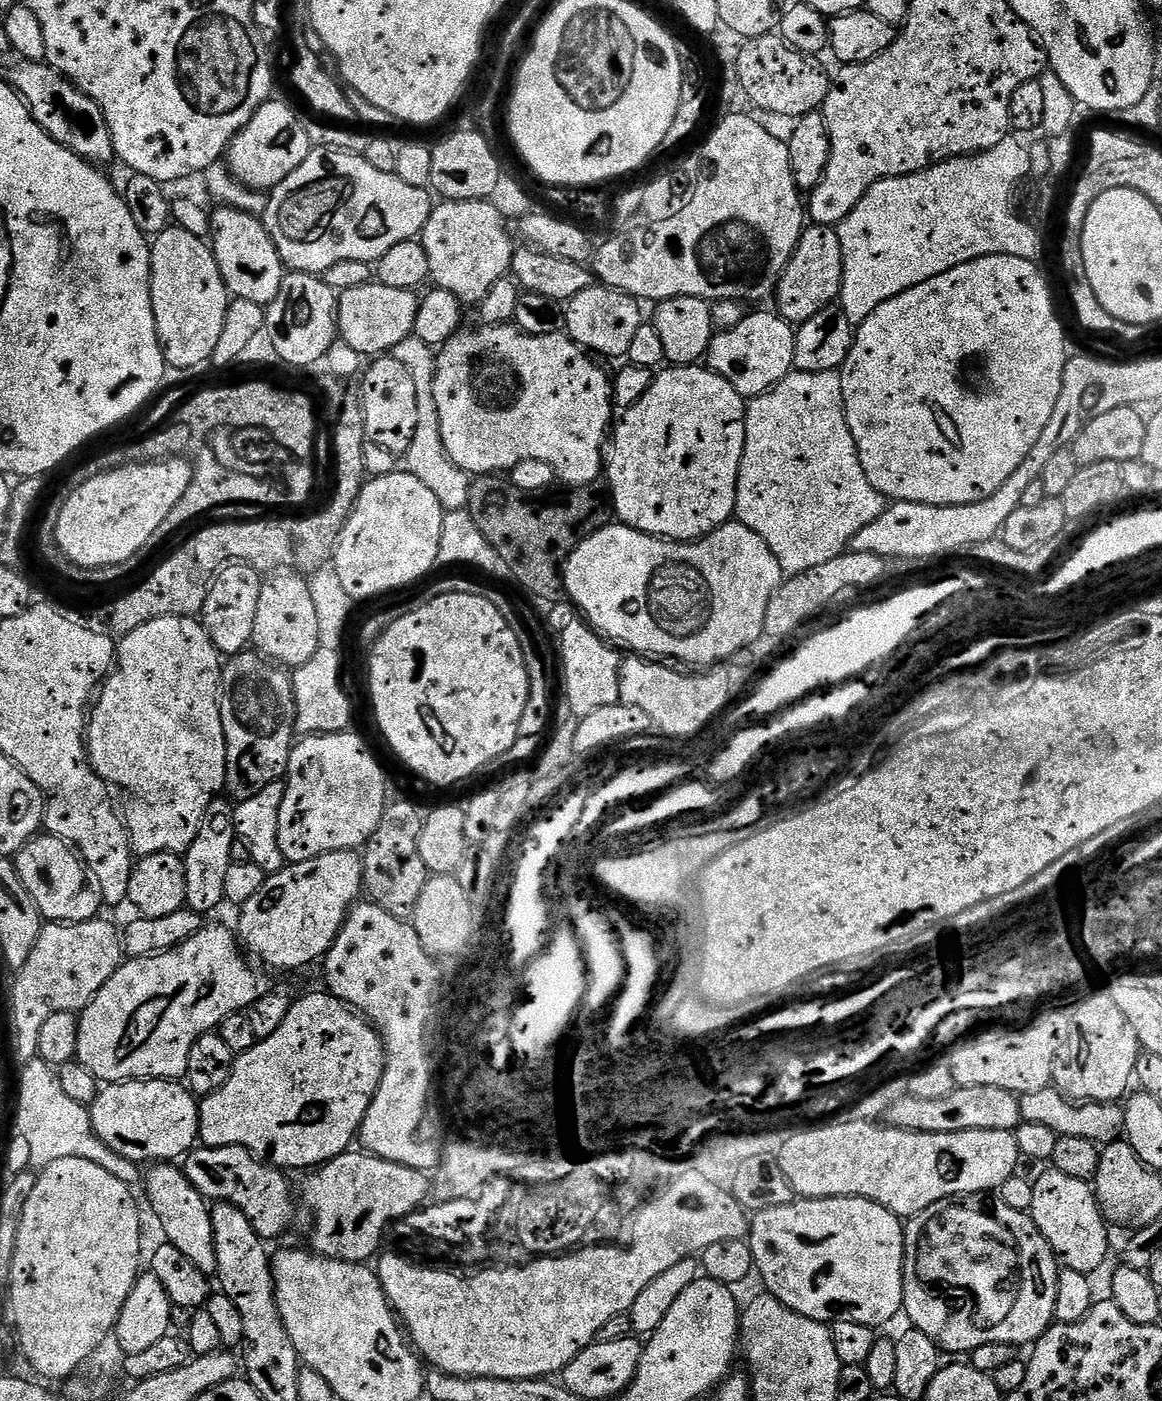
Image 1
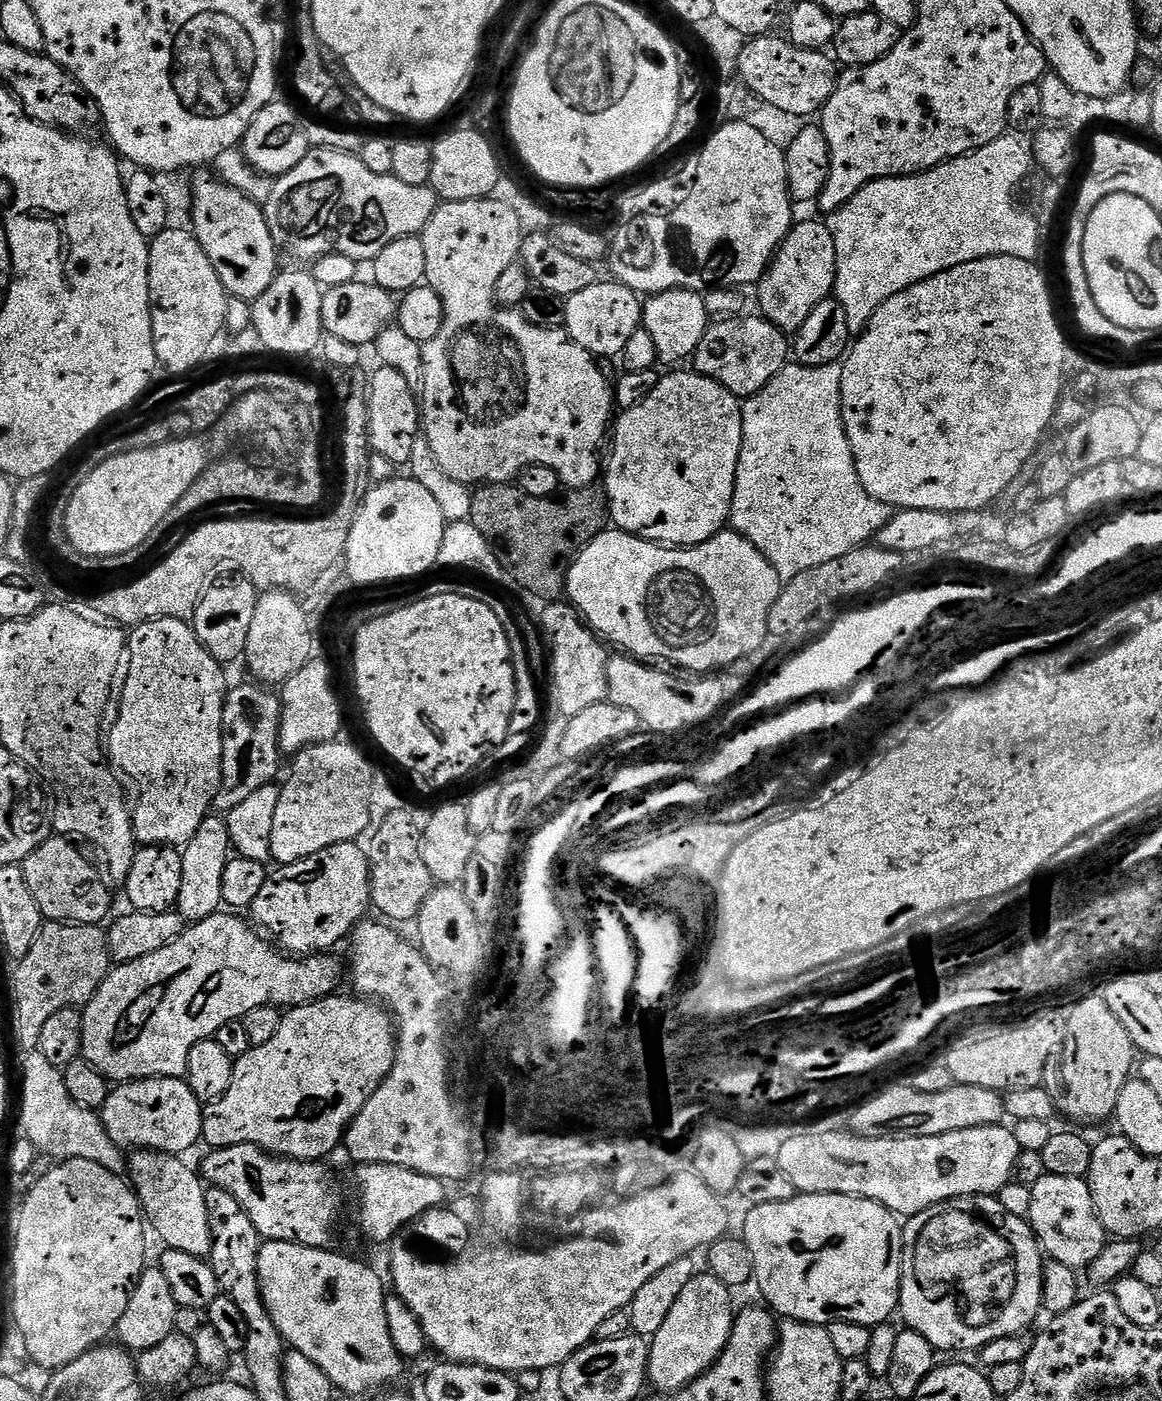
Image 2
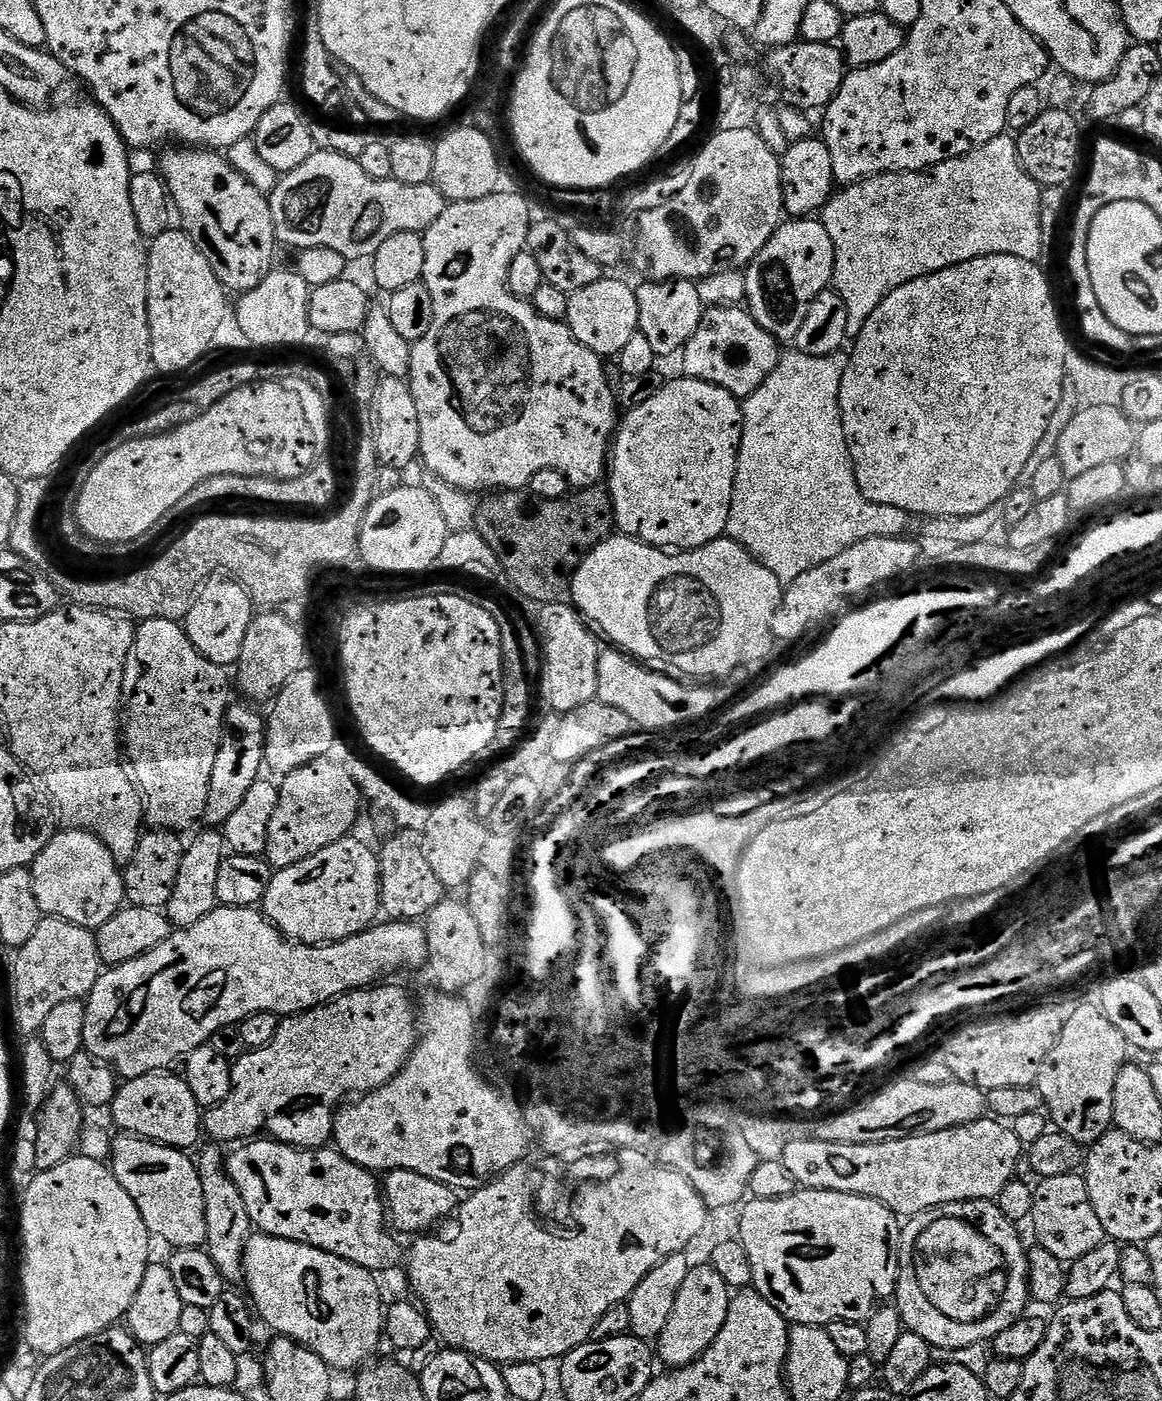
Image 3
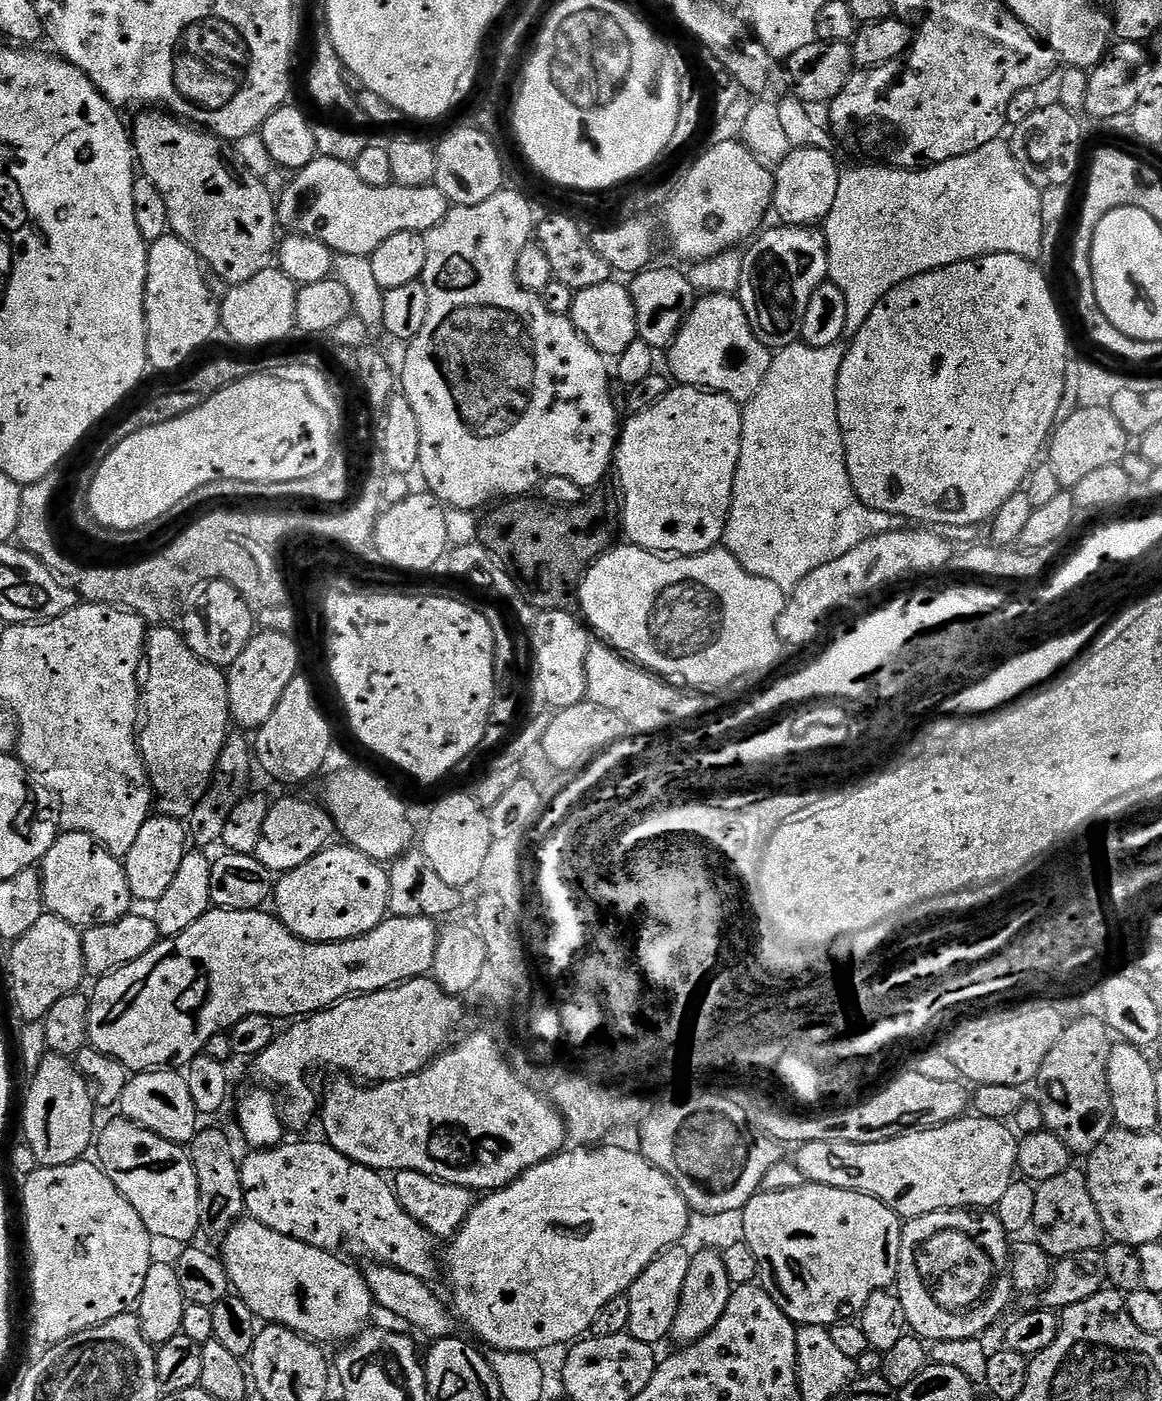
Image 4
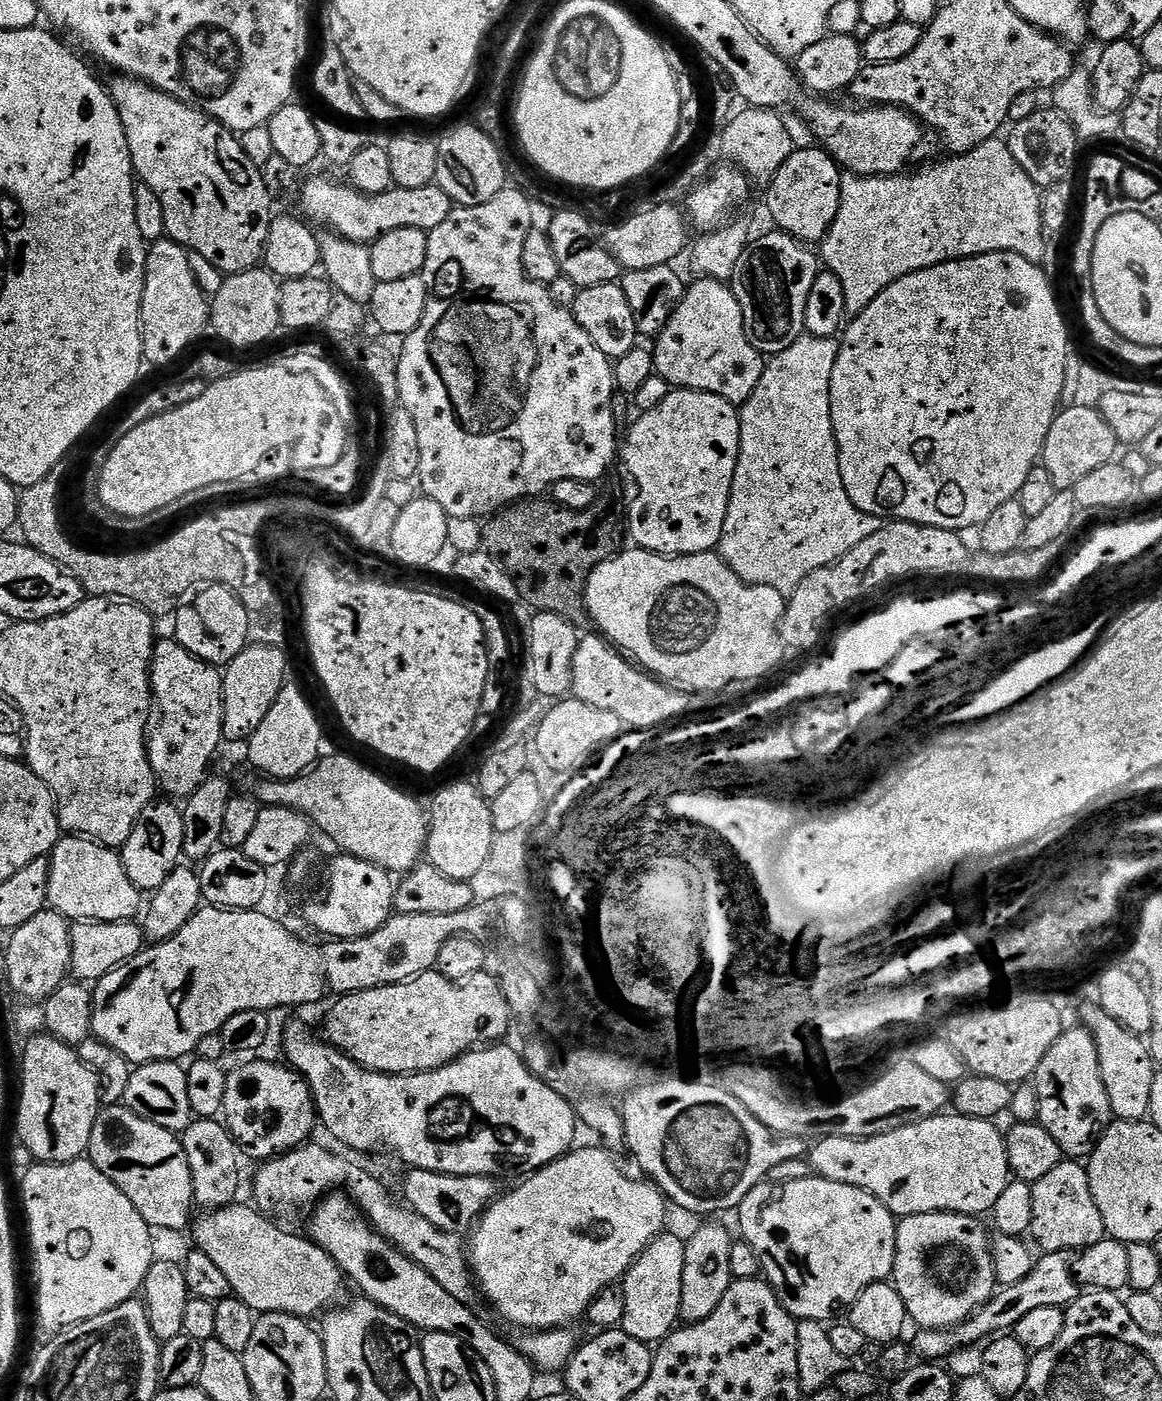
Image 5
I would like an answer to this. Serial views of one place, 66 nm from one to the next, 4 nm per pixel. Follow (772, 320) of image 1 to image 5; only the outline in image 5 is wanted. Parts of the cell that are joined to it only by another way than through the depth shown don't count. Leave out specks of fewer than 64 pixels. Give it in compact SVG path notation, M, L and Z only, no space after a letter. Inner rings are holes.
M697 279L689 283L684 290L682 302L670 314L666 326L655 337L656 348L651 349L652 361L656 364L655 375L666 378L673 389L689 388L695 392L709 392L726 398L732 404L743 406L754 394L754 386L764 373L765 357L761 356L746 338L746 326L742 322L742 306L734 298L731 287L719 280Z

